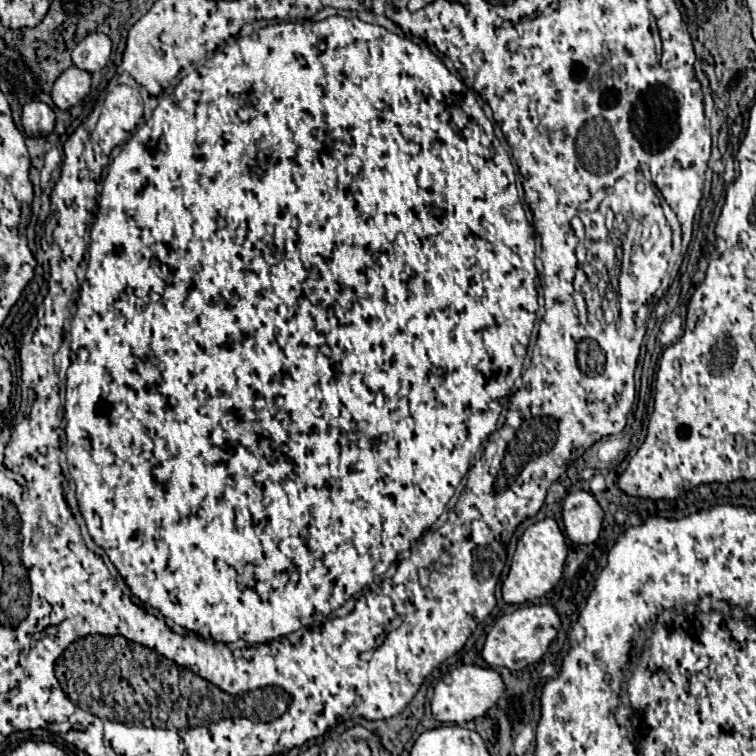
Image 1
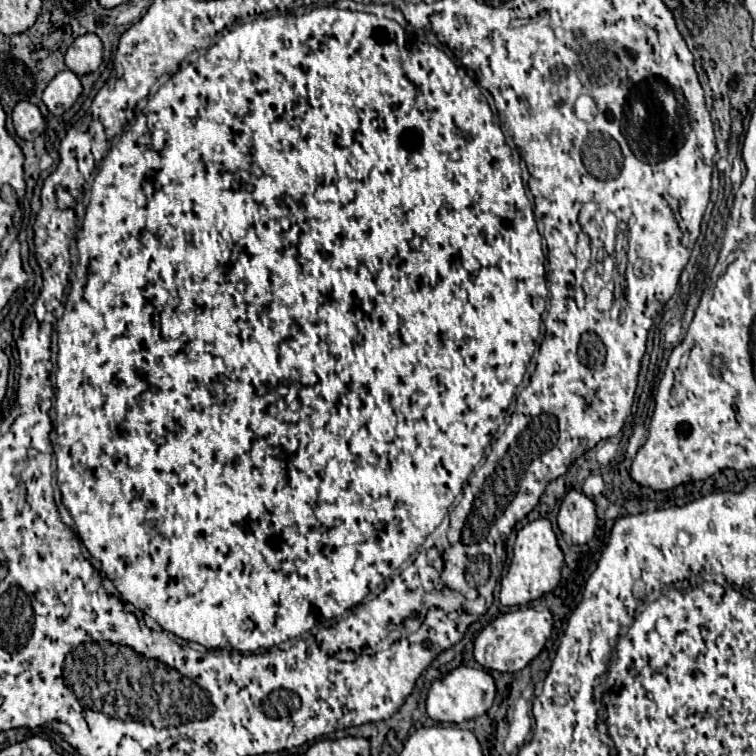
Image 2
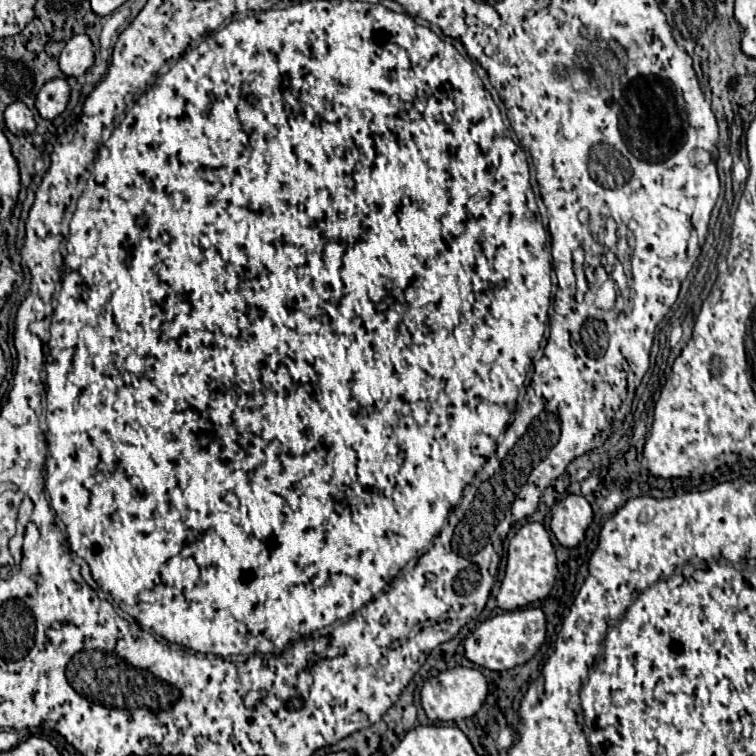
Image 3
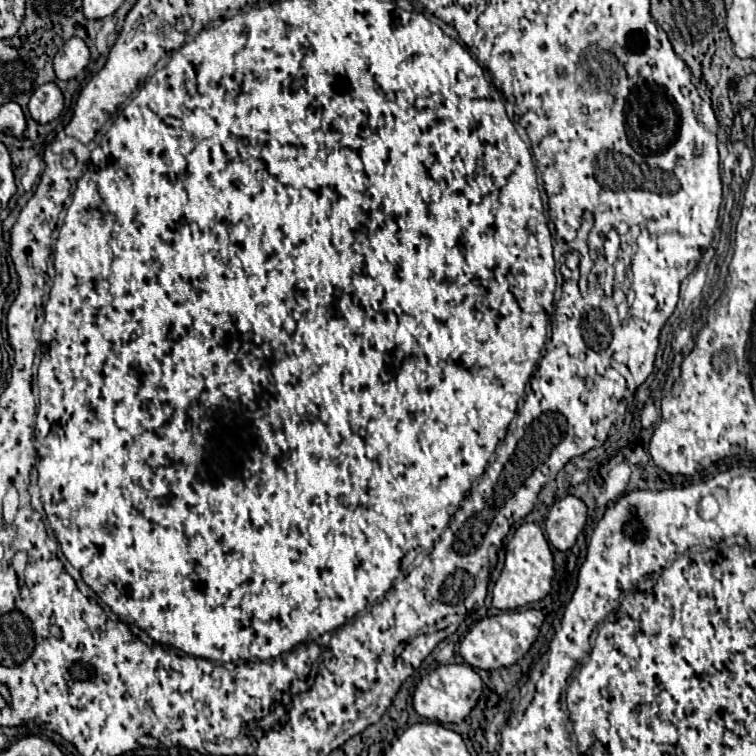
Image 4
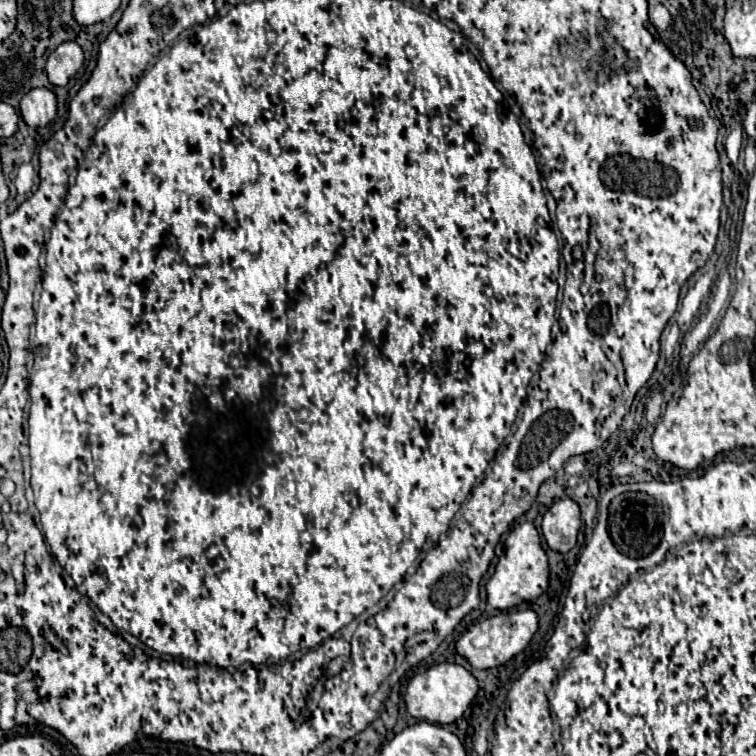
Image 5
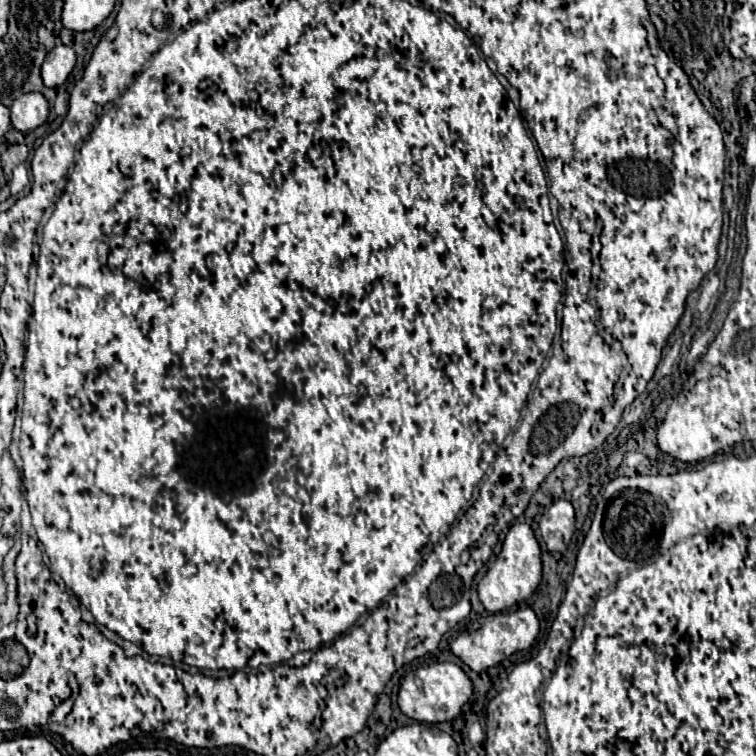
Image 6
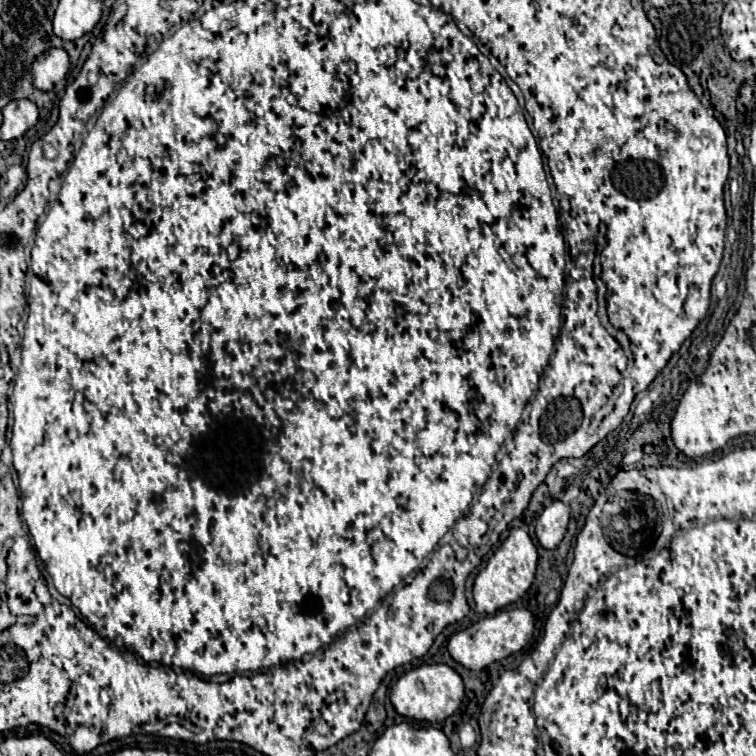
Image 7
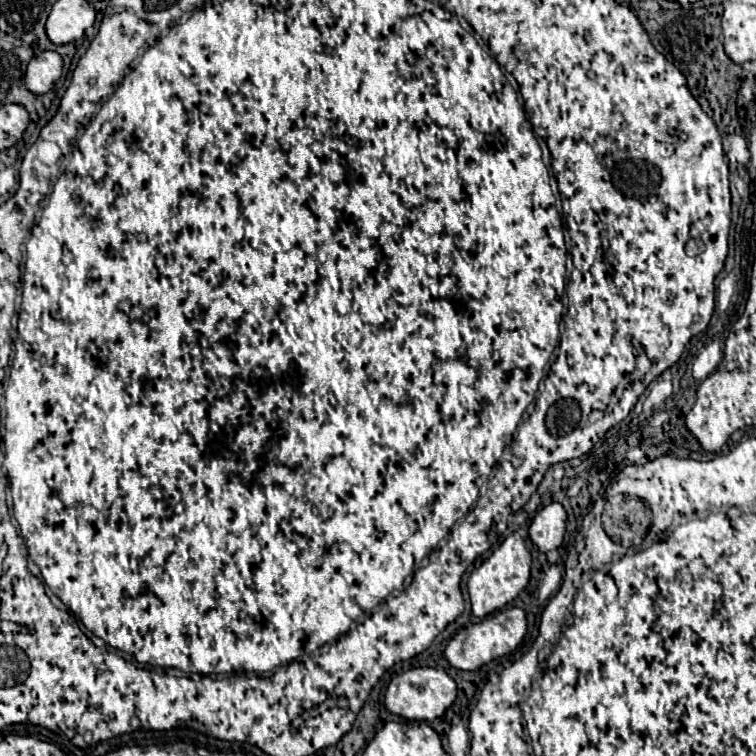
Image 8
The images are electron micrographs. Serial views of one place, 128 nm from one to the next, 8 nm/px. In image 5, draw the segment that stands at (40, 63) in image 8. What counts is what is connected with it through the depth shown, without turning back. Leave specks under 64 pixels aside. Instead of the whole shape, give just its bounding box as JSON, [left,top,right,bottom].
[46,42,84,86]

